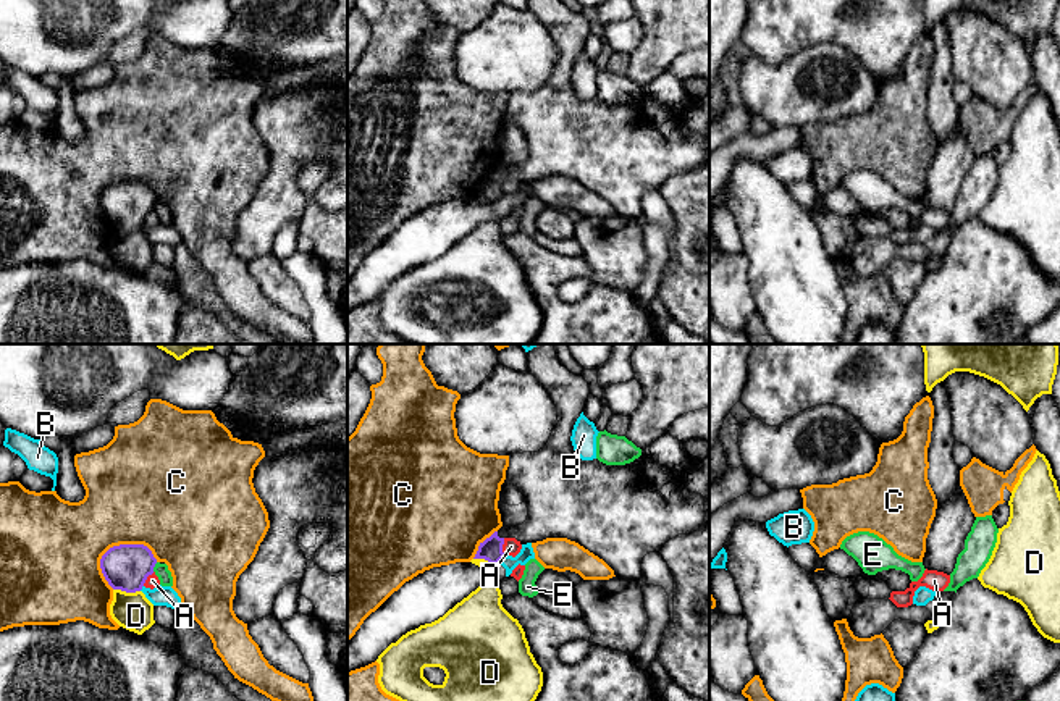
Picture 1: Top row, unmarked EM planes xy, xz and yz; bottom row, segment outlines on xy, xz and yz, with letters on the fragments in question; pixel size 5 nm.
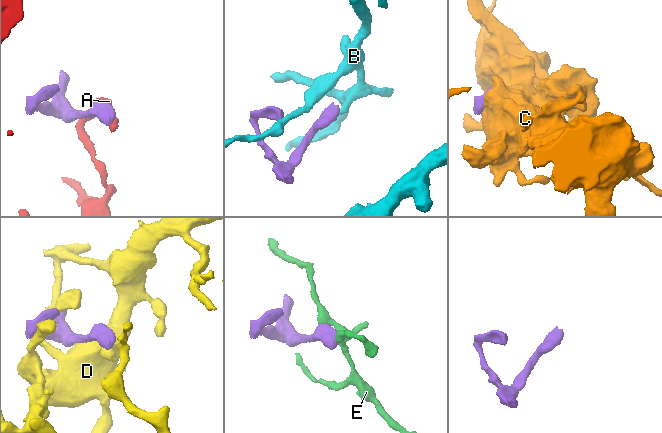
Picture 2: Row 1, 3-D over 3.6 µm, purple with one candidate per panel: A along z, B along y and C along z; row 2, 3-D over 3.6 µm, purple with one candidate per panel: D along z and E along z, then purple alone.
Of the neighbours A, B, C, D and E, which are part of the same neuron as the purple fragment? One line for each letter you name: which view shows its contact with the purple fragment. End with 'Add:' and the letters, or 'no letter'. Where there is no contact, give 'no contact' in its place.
Add: no letter

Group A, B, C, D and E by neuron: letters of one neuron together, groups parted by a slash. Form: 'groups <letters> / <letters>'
groups A / B / C / D / E

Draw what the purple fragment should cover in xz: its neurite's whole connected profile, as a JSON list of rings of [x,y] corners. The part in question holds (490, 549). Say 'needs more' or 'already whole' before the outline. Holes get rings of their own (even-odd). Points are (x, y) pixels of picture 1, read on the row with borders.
needs more; [[[538,344],[527,352],[527,359],[528,371],[556,405],[556,426],[538,452],[509,455],[506,478],[524,494],[527,520],[517,527],[501,527],[480,543],[473,559],[498,564],[504,557],[506,538],[515,538],[520,544],[567,538],[603,559],[616,577],[637,581],[641,578],[646,554],[659,552],[669,539],[693,533],[703,525],[705,497],[685,488],[685,473],[669,470],[645,454],[625,465],[606,465],[598,459],[582,460],[570,436],[590,394],[588,383],[561,365],[554,344]]]

